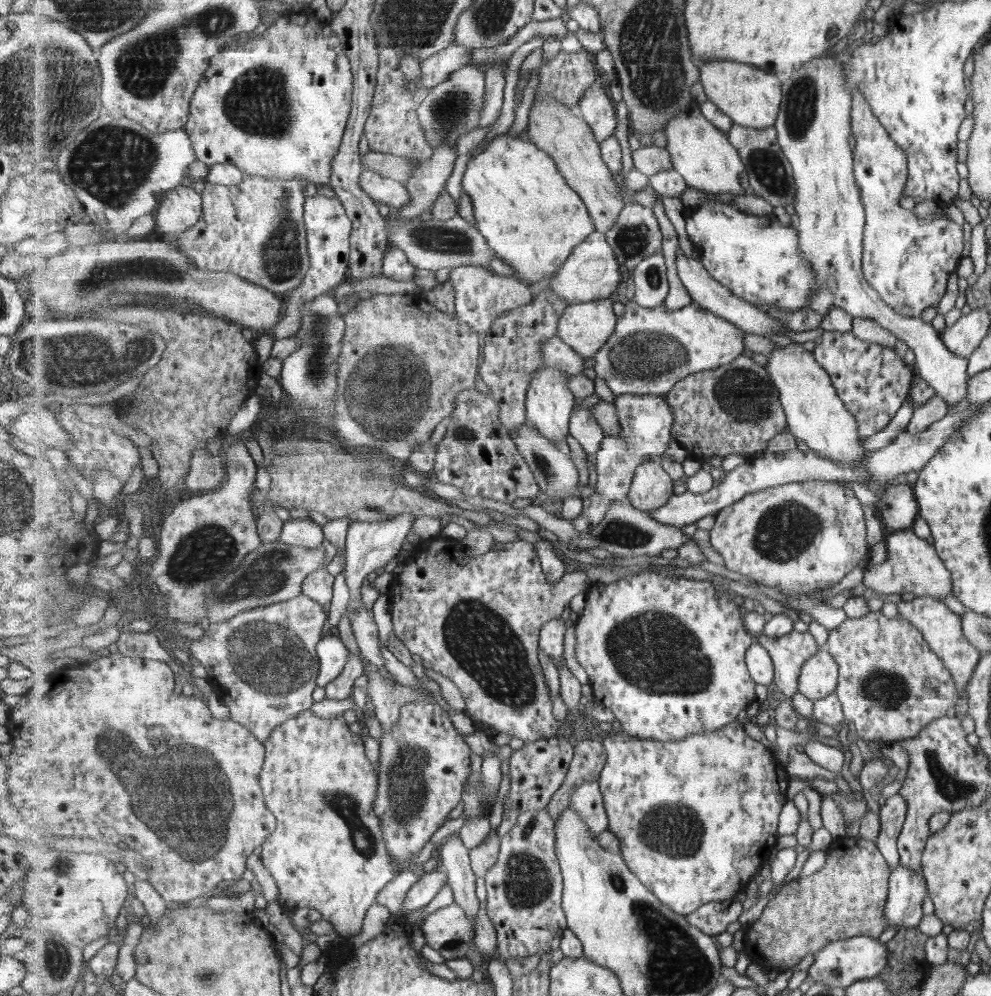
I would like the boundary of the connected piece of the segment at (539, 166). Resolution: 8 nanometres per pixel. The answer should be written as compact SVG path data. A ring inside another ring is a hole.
M500 135L491 139L480 153L471 157L462 185L472 198L480 234L497 257L516 270L522 284L541 282L543 278L552 280L577 246L596 233L596 223L584 199L567 183L553 157L527 137Z

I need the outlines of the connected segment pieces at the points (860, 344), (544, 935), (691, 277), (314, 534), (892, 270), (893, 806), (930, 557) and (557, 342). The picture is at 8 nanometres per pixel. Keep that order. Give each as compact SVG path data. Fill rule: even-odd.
M824 331L813 354L828 370L845 406L856 415L862 438L883 430L911 389L913 374L892 347L869 342L853 332Z
M543 810L519 816L517 826L503 838L497 865L482 879L487 890L488 915L498 936L501 958L549 955L559 950L568 918L563 908L564 875L557 850L556 822Z
M678 248L676 256L678 276L687 288L693 304L705 307L713 314L727 319L729 322L741 327L746 333L762 334L767 337L767 334L773 334L773 332L777 334L779 330L789 329L784 326L782 320L773 318L771 314L767 314L752 302L737 296L729 287L723 286L716 278L713 278L713 275L701 261L685 257L685 254L679 251Z
M290 518L284 523L279 540L287 545L299 545L316 549L325 542L323 528L308 518Z
M856 89L852 112L852 130L856 143L854 174L857 185L860 186L866 210L863 258L865 276L872 283L872 287L877 290L879 297L897 314L919 316L925 308L936 307L945 292L947 276L955 270L957 260L961 258L961 252L963 252L963 234L961 234L963 226L957 225L943 213L929 214L920 219L913 215L911 209L903 209L899 206L899 199L903 195L905 182L907 182L906 155L896 143L893 143L891 136L881 126L864 94ZM913 236L915 236L915 254L909 252L909 248L913 248Z
M899 793L887 797L886 802L877 807L880 822L877 850L882 854L882 858L885 858L889 869L895 869L899 863L896 838L905 820L906 808L905 799Z
M896 530L884 540L886 559L879 565L869 565L864 570L864 584L875 591L877 596L890 594L903 597L931 597L943 601L952 594L950 571L944 566L933 546L925 540L919 540L912 530Z
M559 334L548 338L542 346L545 366L561 369L571 376L583 372L584 357L575 352L575 349L571 348Z

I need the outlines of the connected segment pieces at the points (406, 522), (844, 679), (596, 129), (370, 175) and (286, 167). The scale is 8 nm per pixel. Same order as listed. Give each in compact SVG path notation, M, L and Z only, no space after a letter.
M413 513L400 514L391 520L377 521L353 521L350 523L349 532L347 535L347 544L344 546L346 555L345 567L345 583L350 593L350 600L346 606L348 617L355 612L359 612L361 606L361 586L365 582L365 578L374 576L375 570L381 568L391 562L401 549L403 548L407 538L407 534L414 527L416 516Z
M878 611L861 618L848 619L842 626L829 632L825 648L840 664L836 693L844 706L845 721L855 725L857 735L865 742L879 741L884 745L911 738L929 723L944 716L947 708L954 708L959 697L952 675L939 656L928 647L924 635L912 623L898 616L889 619Z
M603 78L597 79L584 96L577 112L592 127L597 142L603 144L615 135L617 128L616 104L609 96L608 84Z
M368 168L363 170L359 184L376 203L386 204L392 211L408 205L411 198L405 183L384 178L383 174Z
M309 11L288 13L279 16L260 35L253 36L244 43L234 42L225 52L220 52L211 58L210 67L193 95L189 121L185 126L193 148L196 150L197 160L210 168L217 164L231 164L241 170L245 176L265 177L267 179L301 179L308 183L331 185L333 176L333 160L343 144L345 132L348 130L352 114L355 78L351 59L343 47L329 21L321 20Z

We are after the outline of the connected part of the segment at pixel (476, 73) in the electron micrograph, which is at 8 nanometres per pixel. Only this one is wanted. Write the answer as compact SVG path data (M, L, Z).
M469 64L456 70L447 80L418 98L417 113L424 127L425 137L434 150L445 143L451 143L451 147L455 147L462 136L479 127L481 111L485 107L486 84L486 72L477 64Z

